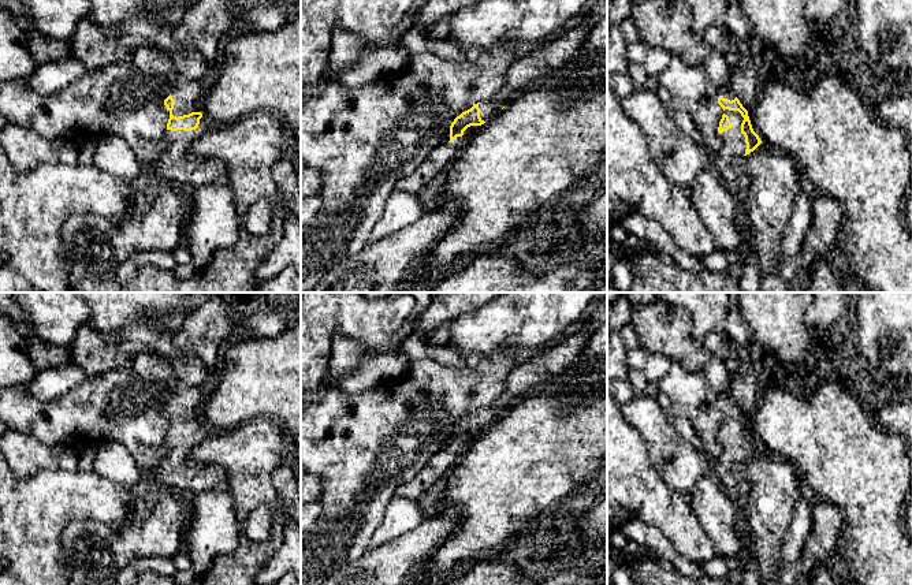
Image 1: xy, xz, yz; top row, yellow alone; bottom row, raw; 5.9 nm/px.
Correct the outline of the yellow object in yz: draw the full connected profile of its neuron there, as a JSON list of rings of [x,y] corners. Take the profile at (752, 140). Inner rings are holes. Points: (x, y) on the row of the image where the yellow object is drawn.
[[[732,90],[722,93],[718,104],[723,108],[718,127],[721,150],[711,157],[711,167],[734,193],[745,191],[751,179],[734,167],[733,160],[753,152],[762,141],[752,128],[748,111]]]

